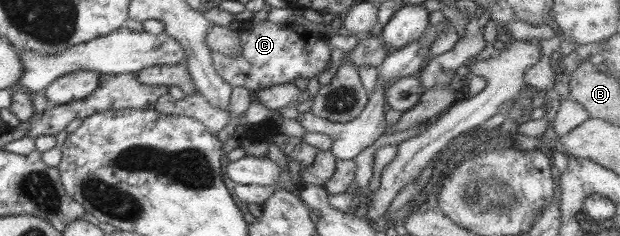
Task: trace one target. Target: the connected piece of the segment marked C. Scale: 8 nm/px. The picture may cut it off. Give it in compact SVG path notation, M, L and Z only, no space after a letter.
M264 20L238 32L243 52L237 58L227 57L211 49L213 69L231 87L245 87L249 91L269 89L274 85L294 84L296 78L310 79L331 67L333 48L319 32L309 32L295 23L279 24Z

